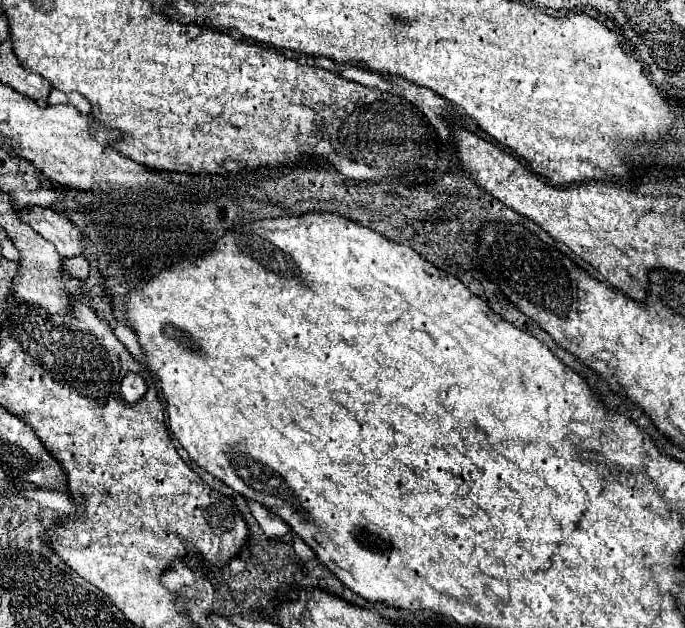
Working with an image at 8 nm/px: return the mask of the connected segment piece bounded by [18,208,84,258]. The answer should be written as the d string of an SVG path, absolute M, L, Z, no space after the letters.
M30 208L20 210L20 218L30 224L40 236L52 242L62 258L82 256L84 254L84 238L80 230L66 218L62 212L50 208Z

